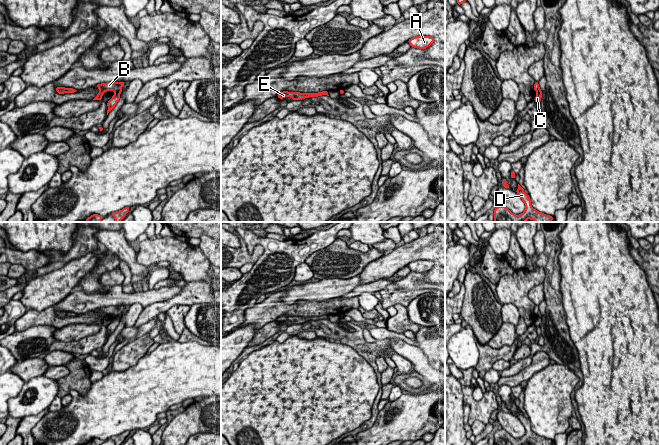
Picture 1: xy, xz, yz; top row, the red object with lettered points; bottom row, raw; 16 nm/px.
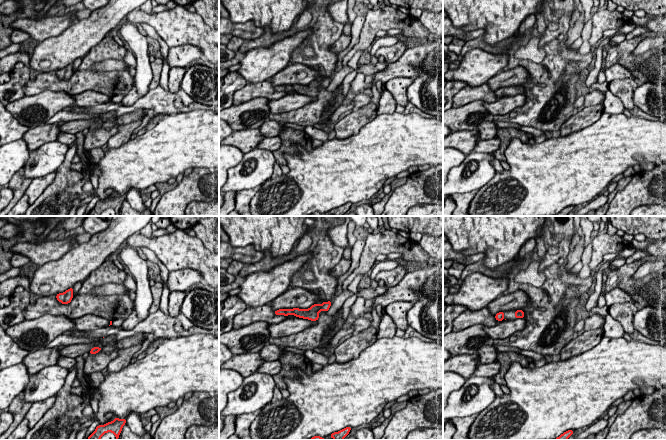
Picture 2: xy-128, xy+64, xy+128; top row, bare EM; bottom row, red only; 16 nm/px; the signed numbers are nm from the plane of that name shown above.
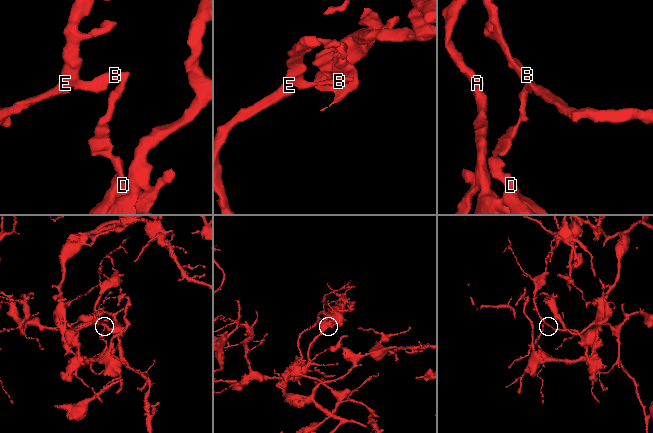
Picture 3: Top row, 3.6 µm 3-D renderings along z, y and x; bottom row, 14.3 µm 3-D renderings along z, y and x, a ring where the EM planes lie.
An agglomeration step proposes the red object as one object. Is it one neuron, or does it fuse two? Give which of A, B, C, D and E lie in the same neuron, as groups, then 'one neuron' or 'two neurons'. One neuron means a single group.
A C D / B E | two neurons

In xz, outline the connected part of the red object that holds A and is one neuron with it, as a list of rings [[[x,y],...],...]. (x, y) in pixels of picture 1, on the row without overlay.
[[[416,260],[408,264],[411,271],[425,273],[432,269],[435,265],[433,261],[430,260]]]

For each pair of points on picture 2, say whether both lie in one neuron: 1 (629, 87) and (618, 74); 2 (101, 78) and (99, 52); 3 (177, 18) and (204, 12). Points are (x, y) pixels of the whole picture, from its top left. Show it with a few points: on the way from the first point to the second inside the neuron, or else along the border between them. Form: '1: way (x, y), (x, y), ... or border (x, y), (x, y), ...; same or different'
1: border (631, 77), (612, 80), (609, 83); different
2: way (94, 74), (90, 70), (90, 61), (92, 59); same
3: border (195, 12), (208, 26); different

